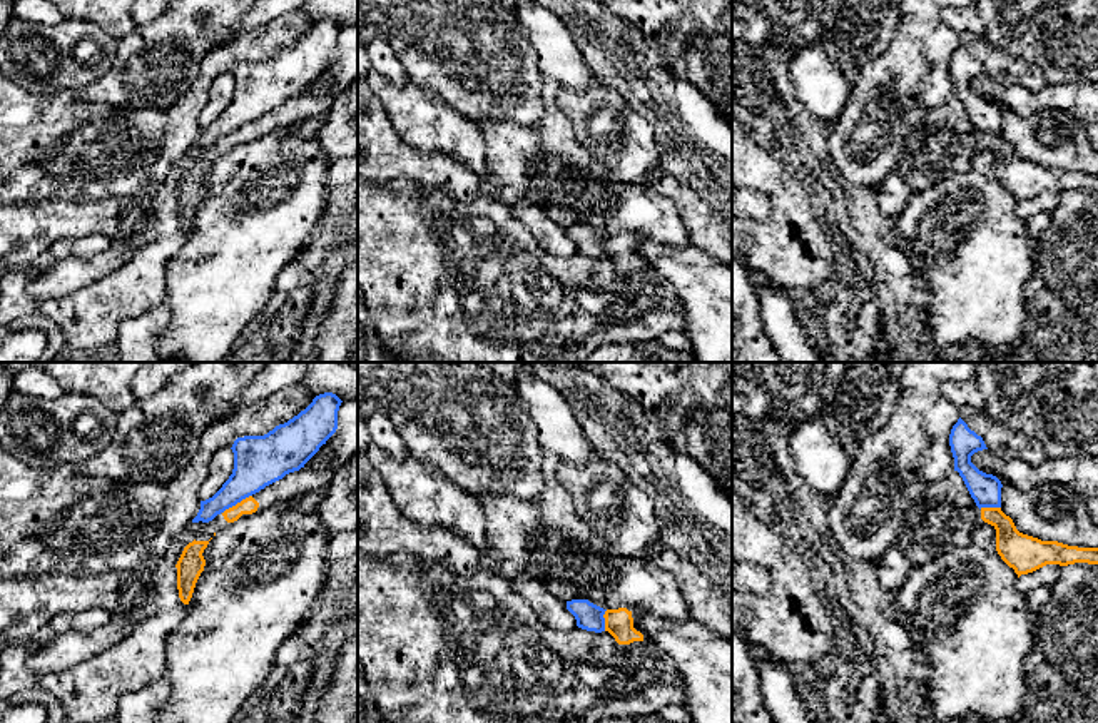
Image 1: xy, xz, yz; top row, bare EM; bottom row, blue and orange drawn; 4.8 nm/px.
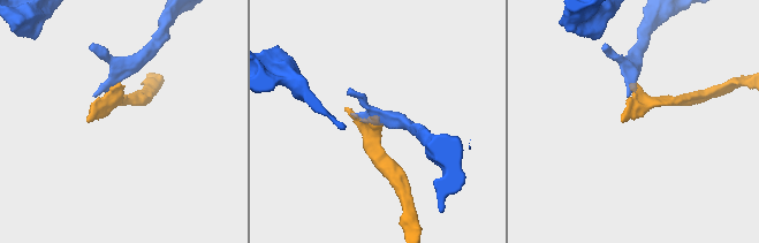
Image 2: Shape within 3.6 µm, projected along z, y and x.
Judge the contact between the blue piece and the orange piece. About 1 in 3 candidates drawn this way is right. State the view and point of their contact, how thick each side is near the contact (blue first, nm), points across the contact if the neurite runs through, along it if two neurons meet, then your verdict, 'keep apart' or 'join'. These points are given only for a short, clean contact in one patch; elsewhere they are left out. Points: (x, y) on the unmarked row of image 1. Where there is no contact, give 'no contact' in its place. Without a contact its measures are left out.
contact xy (236, 129); calibres 240 and 80 nm; border xy (251, 121), (223, 139); keep apart

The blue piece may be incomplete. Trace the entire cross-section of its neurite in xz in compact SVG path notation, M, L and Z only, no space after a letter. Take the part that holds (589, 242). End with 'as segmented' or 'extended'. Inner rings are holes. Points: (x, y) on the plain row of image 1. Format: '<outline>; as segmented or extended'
M588 225L567 227L567 235L575 242L577 252L587 257L605 257L603 234L590 229Z; as segmented

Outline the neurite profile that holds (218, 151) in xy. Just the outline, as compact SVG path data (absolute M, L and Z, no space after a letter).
M309 92L286 100L282 105L266 112L259 119L242 125L236 132L217 140L212 147L206 149L197 159L196 165L189 169L175 194L177 194L177 215L184 230L189 230L196 209L204 197L206 185L202 182L209 167L229 154L239 144L247 144L256 137L264 137L272 130L296 124L306 117L326 115L333 107L334 97L316 97Z

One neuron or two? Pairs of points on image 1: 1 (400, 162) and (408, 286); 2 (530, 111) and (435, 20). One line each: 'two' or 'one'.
1: two
2: one

